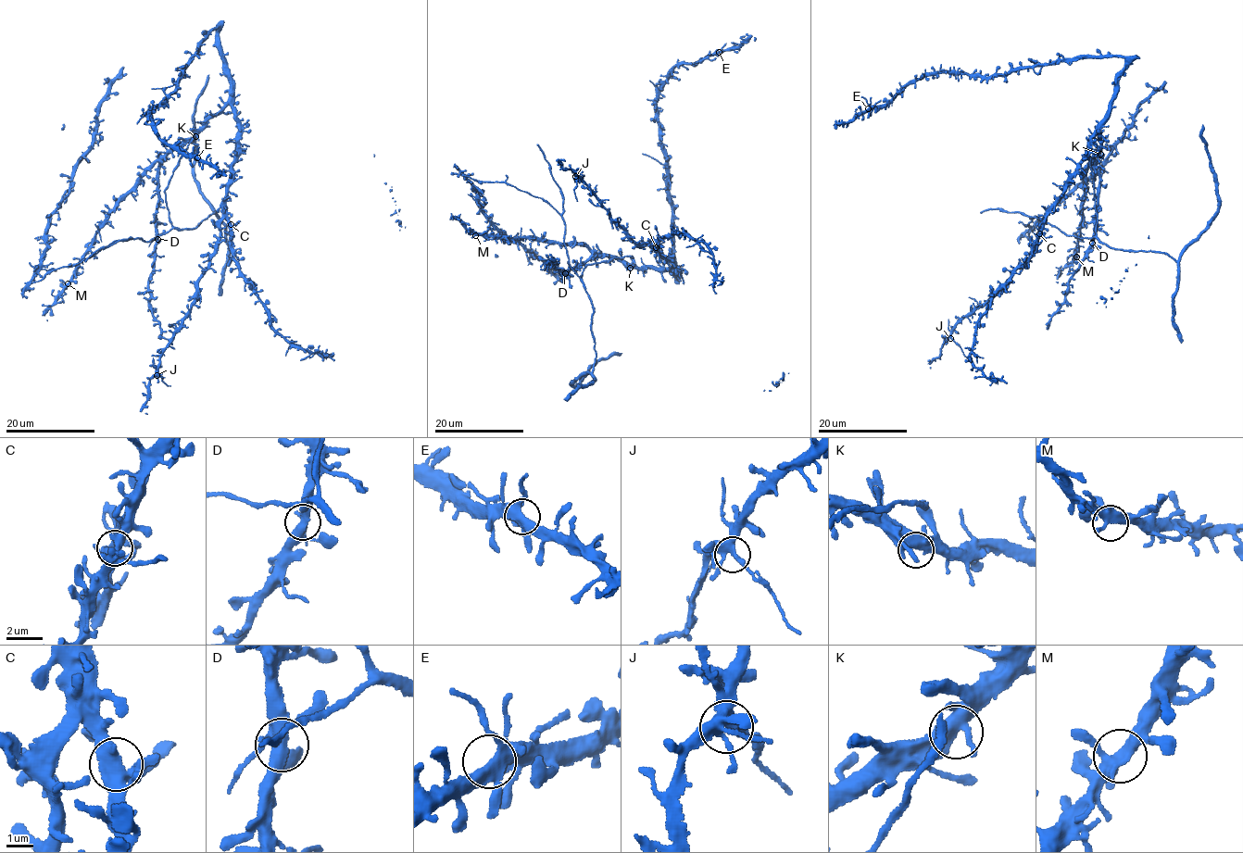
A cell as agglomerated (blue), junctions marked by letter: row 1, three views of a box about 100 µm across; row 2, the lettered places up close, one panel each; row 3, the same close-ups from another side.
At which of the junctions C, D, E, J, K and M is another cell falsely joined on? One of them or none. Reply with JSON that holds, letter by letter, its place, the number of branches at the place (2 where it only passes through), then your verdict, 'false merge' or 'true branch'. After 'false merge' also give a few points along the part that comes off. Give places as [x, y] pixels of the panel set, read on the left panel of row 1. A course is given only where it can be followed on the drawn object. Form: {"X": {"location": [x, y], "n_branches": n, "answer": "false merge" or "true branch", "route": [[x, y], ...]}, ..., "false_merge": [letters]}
{"C": {"location": [231, 224], "n_branches": 5, "answer": "true branch"}, "D": {"location": [157, 239], "n_branches": 5, "answer": "true branch"}, "E": {"location": [197, 157], "n_branches": 4, "answer": "true branch"}, "J": {"location": [156, 375], "n_branches": 6, "answer": "true branch"}, "K": {"location": [195, 136], "n_branches": 4, "answer": "true branch"}, "M": {"location": [68, 283], "n_branches": 4, "answer": "true branch"}, "false_merge": []}

